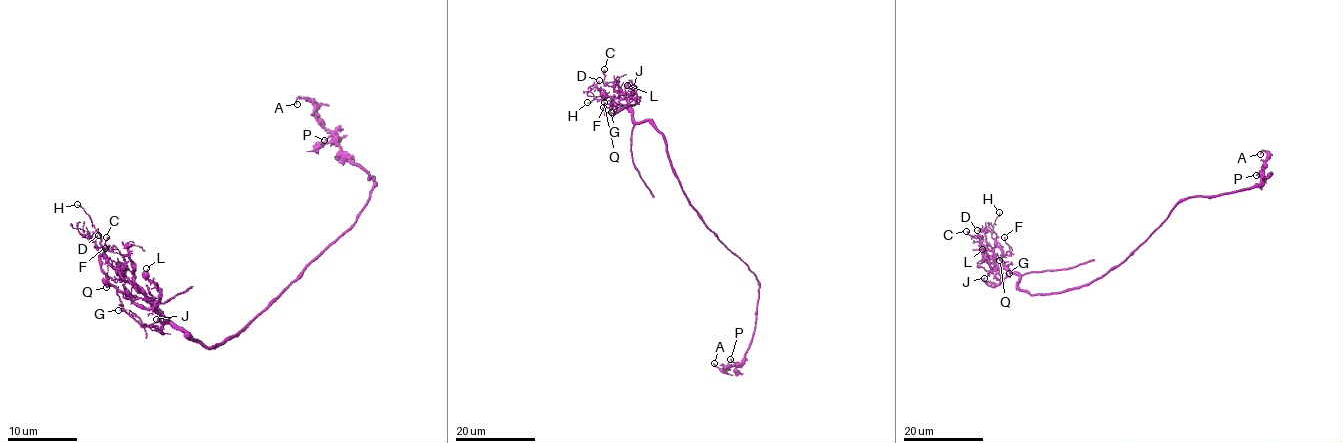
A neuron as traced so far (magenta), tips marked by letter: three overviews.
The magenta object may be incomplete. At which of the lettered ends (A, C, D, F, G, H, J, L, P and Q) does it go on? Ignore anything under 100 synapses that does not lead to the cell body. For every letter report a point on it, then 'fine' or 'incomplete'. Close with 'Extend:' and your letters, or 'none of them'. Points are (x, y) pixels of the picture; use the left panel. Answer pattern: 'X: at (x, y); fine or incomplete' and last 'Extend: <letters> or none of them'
A: at (297, 104); fine
C: at (106, 237); fine
D: at (98, 235); fine
F: at (105, 248); fine
G: at (118, 310); fine
H: at (77, 204); fine
J: at (156, 319); fine
L: at (146, 268); fine
P: at (324, 140); fine
Q: at (106, 287); fine
Extend: none of them

